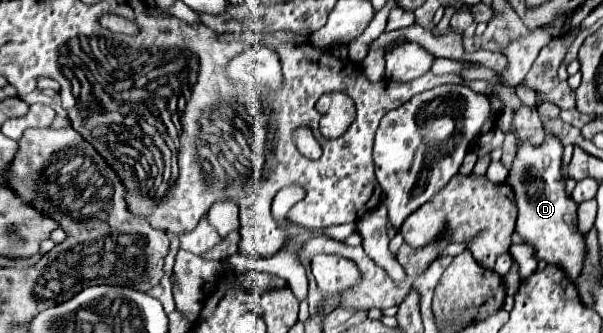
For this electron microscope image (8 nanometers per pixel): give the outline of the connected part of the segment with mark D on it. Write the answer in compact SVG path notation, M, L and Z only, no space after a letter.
M545 131L545 141L537 147L529 141L517 139L515 159L505 183L513 187L519 209L515 233L533 247L537 261L557 265L569 275L569 279L577 281L587 259L587 237L577 227L577 203L567 195L561 161L563 145L557 135Z

